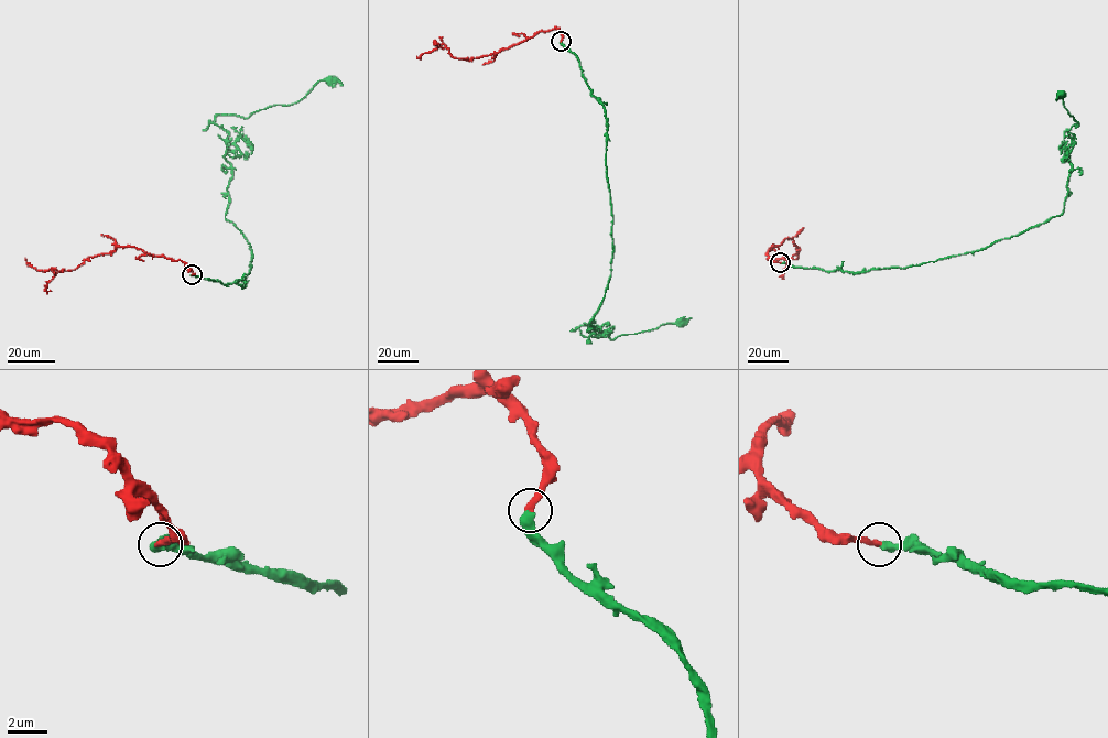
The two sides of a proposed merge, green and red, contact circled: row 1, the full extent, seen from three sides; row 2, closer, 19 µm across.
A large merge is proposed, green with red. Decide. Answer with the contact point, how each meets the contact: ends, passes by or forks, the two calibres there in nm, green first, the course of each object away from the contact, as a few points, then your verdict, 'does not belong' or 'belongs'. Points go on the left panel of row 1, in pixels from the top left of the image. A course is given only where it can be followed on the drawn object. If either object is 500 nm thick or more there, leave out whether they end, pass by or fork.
at (192, 274); green ends there; red ends there; 480 nm thick on the green side, 320 nm on the other; green runs (192, 274), (242, 286), (252, 267), (250, 245), (225, 218), (231, 166), (215, 116), (297, 102), (330, 80); red runs (192, 274), (180, 260), (132, 247), (90, 257), (65, 271), (40, 271), (24, 258); belongs

